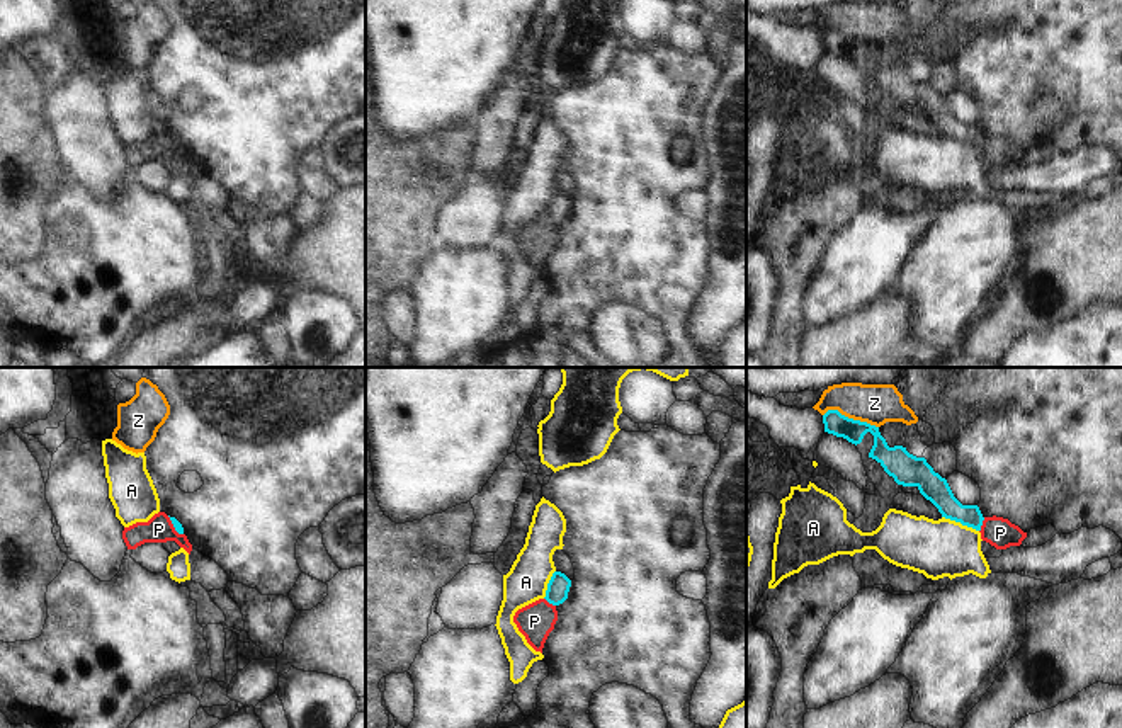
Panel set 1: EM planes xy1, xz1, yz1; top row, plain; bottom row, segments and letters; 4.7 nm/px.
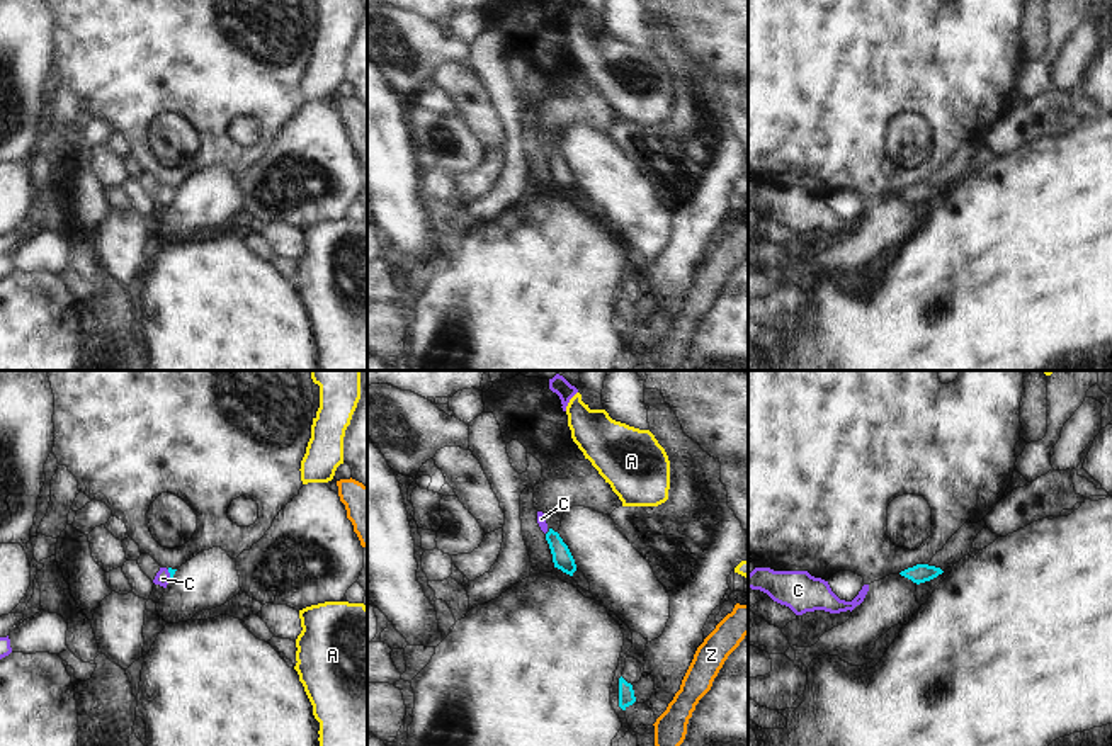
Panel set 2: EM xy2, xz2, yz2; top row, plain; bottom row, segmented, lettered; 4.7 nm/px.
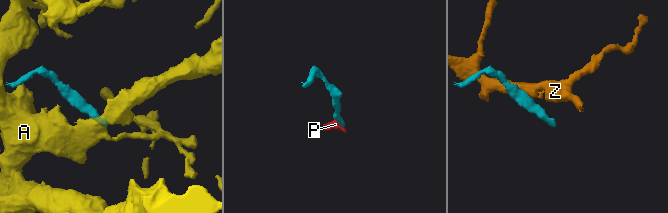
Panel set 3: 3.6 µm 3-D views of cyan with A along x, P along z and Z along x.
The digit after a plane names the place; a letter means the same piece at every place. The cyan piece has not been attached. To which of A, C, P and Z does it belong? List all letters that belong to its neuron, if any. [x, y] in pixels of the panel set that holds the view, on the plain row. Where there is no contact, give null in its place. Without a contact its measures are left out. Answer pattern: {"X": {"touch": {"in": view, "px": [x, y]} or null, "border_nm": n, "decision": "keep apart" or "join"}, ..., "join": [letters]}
{"A": {"touch": {"in": "yz1", "px": [961, 142]}, "border_nm": 190, "decision": "keep apart"}, "C": {"touch": {"in": "xy2", "px": [170, 194]}, "border_nm": 50, "decision": "join"}, "P": {"touch": {"in": "yz1", "px": [981, 143]}, "border_nm": 80, "decision": "keep apart"}, "Z": {"touch": {"in": "yz1", "px": [850, 38]}, "border_nm": 280, "decision": "keep apart"}, "join": ["C"]}

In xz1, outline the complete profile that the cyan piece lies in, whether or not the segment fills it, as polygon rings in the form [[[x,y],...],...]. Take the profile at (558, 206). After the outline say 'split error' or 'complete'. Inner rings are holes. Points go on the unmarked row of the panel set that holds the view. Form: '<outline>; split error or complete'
[[[554,191],[546,209],[546,219],[552,225],[559,225],[568,218],[571,199],[561,192]]]; complete

